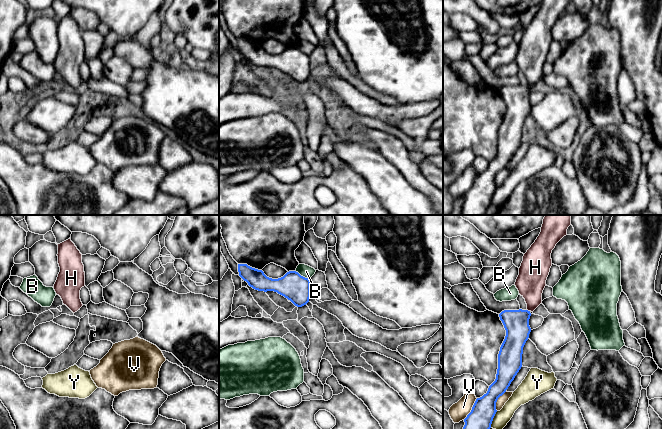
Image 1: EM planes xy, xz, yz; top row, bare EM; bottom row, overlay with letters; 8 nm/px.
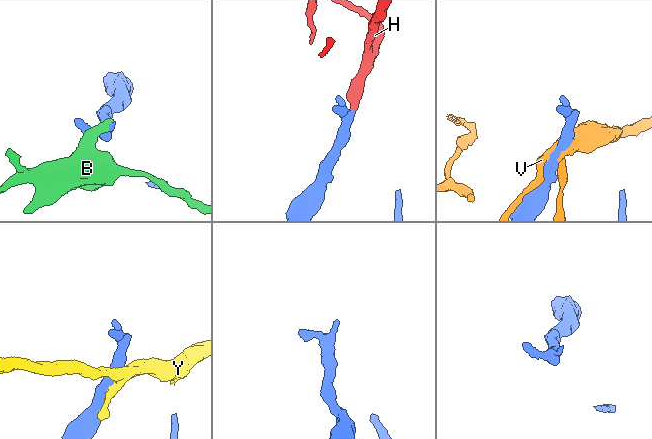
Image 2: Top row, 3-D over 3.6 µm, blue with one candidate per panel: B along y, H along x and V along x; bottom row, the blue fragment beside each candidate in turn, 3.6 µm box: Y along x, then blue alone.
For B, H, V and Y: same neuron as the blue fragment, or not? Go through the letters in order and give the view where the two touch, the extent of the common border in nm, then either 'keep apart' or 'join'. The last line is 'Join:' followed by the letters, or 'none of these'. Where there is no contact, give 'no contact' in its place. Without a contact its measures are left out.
B: meets blue in xz; contact 140 nm long; keep apart
H: meets blue in yz; contact 30 nm long; join
V: meets blue in yz; contact 200 nm long; keep apart
Y: meets blue in yz; contact 150 nm long; keep apart
Join: H

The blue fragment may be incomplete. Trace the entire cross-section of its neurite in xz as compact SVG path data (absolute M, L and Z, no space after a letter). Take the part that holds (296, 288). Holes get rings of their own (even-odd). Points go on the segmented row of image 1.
M238 264L239 276L250 287L258 291L274 291L290 300L295 306L302 307L309 302L310 279L301 276L296 271L289 271L283 277L272 279L262 270Z

